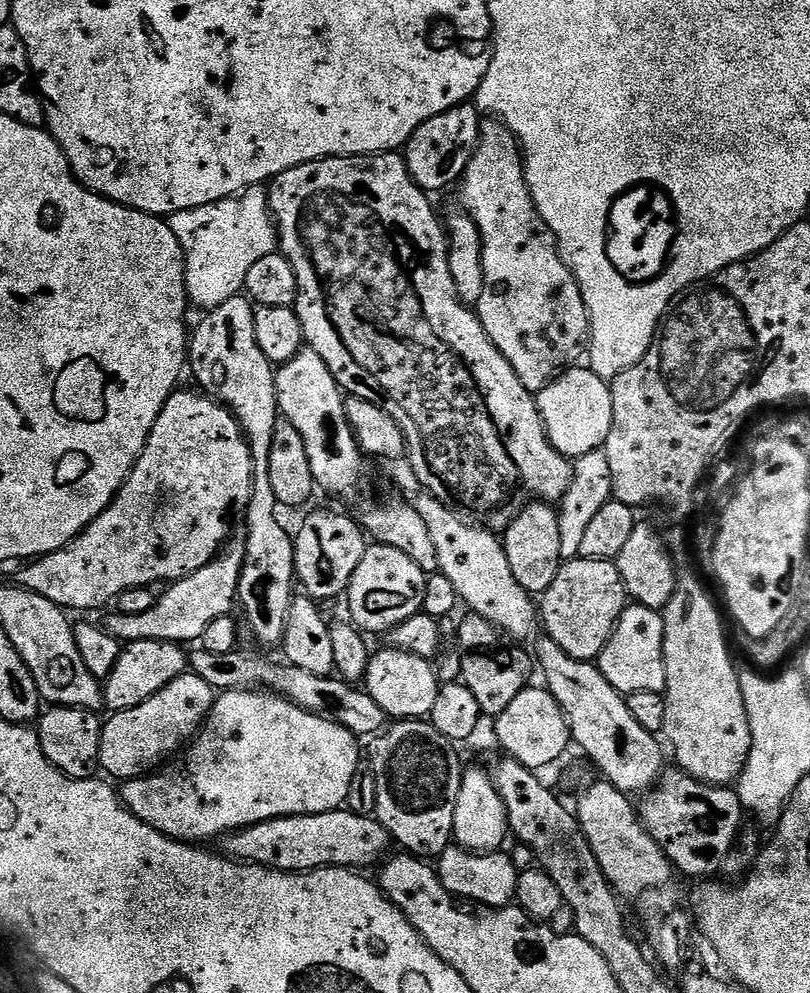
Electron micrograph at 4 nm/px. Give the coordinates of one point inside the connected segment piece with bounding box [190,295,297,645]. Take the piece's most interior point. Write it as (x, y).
(224, 356)

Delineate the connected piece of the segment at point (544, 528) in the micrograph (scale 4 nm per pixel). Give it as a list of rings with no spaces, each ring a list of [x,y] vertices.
[[[529,502],[502,533],[506,558],[510,562],[510,574],[529,594],[543,594],[550,582],[558,578],[562,554],[562,534],[557,509],[548,502]]]

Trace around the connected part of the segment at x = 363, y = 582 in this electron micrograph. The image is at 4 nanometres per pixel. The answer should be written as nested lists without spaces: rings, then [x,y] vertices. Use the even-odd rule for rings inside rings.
[[[378,543],[365,547],[362,562],[358,562],[358,570],[354,570],[346,593],[348,608],[352,611],[351,623],[364,634],[391,632],[394,626],[422,611],[427,581],[428,576],[418,562],[414,562],[414,558],[406,558],[402,550]]]

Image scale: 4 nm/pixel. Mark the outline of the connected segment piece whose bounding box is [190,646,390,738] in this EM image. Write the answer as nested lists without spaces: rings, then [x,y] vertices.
[[[200,646],[197,647],[196,653],[191,653],[190,672],[208,682],[215,690],[267,690],[274,692],[277,696],[284,696],[286,699],[294,701],[299,708],[305,708],[308,712],[325,716],[327,720],[333,720],[346,726],[358,738],[371,738],[383,732],[390,720],[382,710],[382,706],[378,706],[378,702],[374,702],[374,698],[370,698],[370,694],[363,687],[349,684],[347,680],[339,679],[332,674],[328,676],[312,674],[287,662],[275,664],[274,661],[267,660],[264,656],[255,656],[252,652],[237,650],[230,654],[210,654],[210,650]]]

